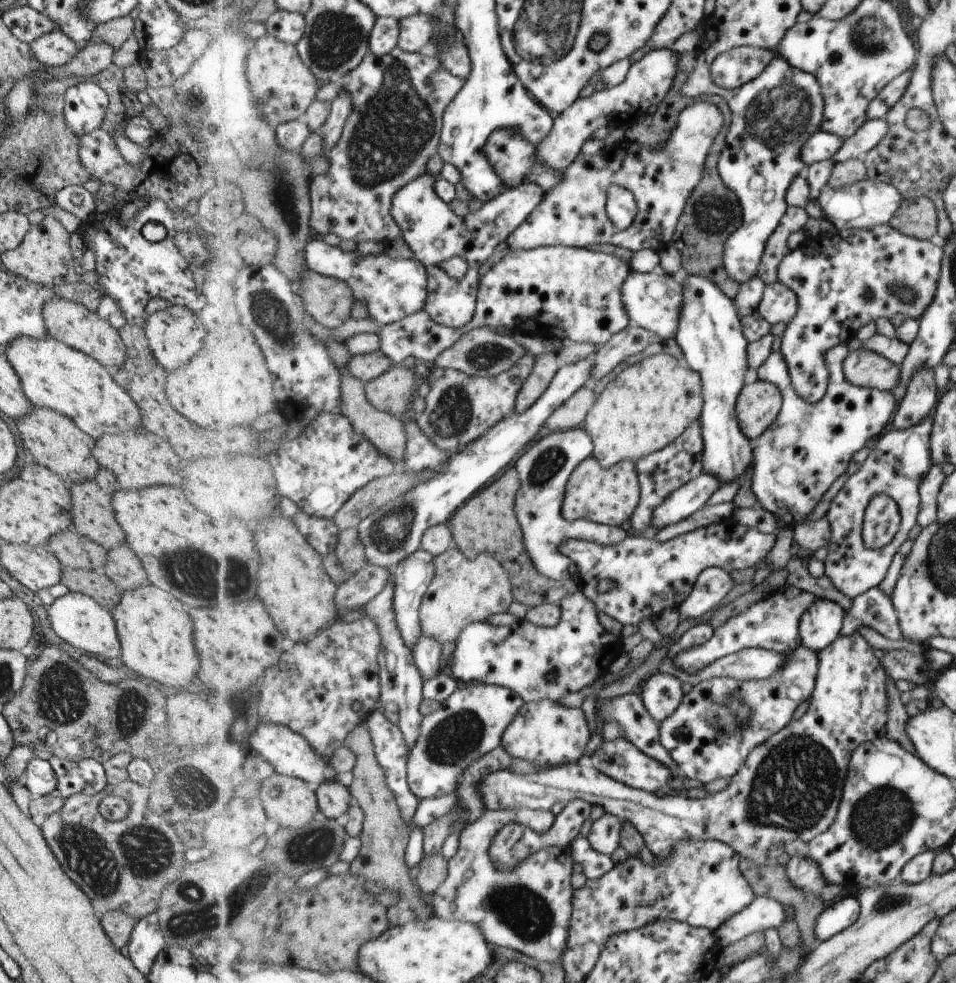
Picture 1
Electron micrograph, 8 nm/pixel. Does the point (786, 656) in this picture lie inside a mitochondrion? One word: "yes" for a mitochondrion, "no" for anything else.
no

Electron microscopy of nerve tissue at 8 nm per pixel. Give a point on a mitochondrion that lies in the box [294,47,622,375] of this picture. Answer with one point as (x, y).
(395, 124)

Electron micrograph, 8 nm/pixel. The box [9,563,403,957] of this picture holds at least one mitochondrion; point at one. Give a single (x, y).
(143, 852)

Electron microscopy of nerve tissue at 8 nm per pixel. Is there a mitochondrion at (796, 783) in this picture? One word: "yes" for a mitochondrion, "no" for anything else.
yes

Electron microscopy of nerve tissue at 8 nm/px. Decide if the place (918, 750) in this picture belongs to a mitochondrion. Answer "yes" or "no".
no

